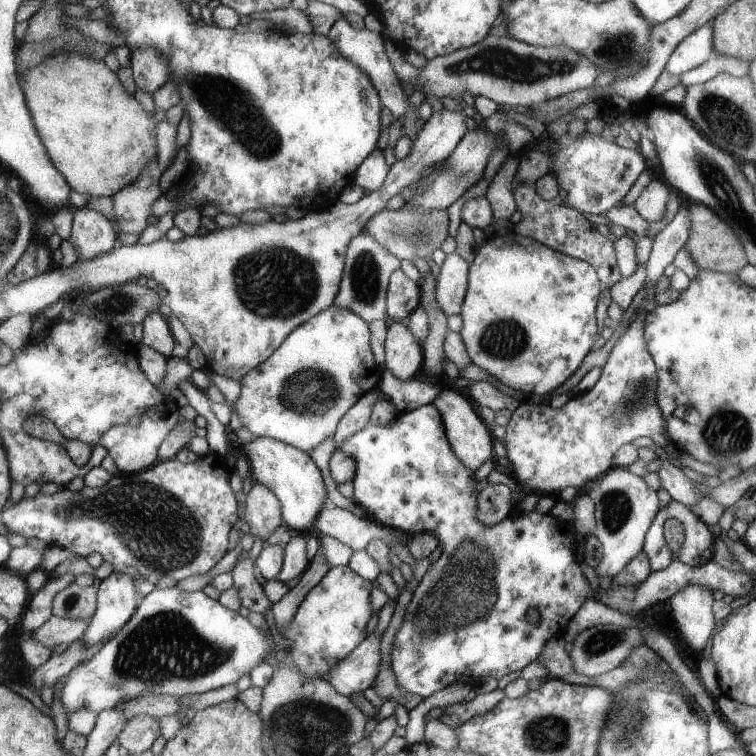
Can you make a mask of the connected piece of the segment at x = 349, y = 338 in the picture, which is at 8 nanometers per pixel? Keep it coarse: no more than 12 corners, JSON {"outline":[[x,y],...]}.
{"outline":[[332,305],[244,374],[255,437],[311,454],[378,387],[368,323]]}

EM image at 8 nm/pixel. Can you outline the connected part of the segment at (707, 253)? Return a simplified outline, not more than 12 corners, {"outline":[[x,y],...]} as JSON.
{"outline":[[690,205],[686,250],[700,270],[737,274],[748,254],[732,224]]}

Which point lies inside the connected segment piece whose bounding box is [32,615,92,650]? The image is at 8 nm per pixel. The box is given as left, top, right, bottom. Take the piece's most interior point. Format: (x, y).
(56, 631)

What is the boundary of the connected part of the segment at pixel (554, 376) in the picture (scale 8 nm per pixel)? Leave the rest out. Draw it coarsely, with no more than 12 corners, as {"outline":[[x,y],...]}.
{"outline":[[516,232],[469,264],[476,366],[544,395],[598,332],[596,270]]}

